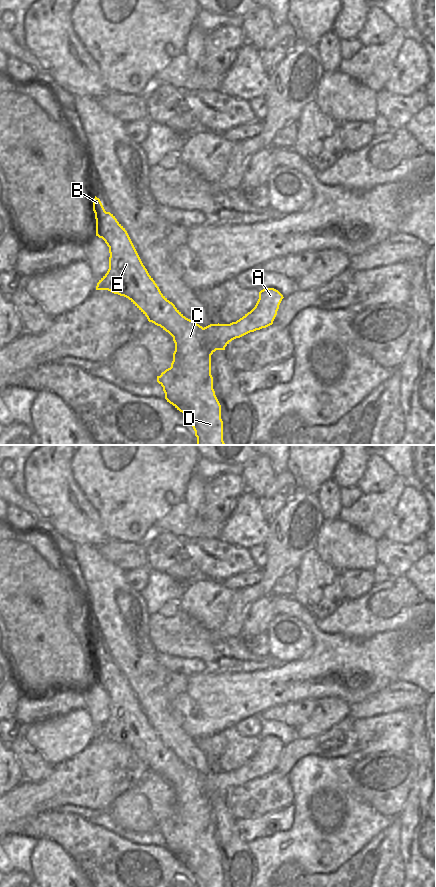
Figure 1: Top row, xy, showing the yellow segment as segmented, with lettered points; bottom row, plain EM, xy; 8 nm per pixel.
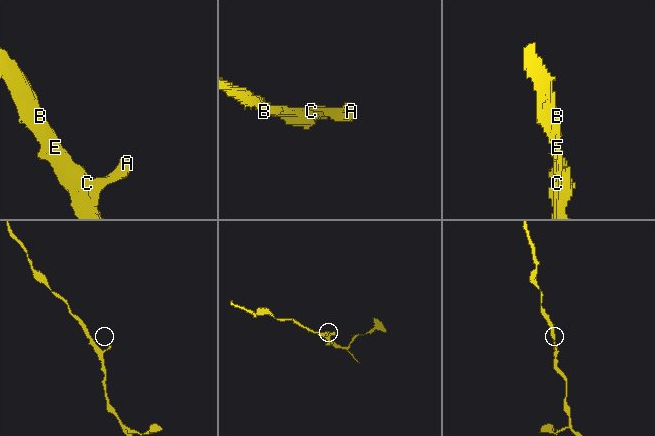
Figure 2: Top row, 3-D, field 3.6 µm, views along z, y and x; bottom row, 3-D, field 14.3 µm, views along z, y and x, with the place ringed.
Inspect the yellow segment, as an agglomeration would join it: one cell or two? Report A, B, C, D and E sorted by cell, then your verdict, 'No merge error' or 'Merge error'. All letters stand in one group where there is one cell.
Groups: A / B C D E. Merge error.

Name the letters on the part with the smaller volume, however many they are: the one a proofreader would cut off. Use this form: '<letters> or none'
A

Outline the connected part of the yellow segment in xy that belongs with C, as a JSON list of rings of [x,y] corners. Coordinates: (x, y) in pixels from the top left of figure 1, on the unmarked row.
[[[96,644],[93,648],[93,659],[96,667],[96,684],[105,689],[110,701],[109,717],[97,731],[96,738],[108,738],[114,742],[128,746],[147,765],[149,770],[160,774],[173,785],[175,799],[173,801],[171,815],[162,820],[160,824],[157,824],[157,830],[163,835],[165,847],[187,865],[195,879],[197,887],[223,887],[221,853],[213,837],[211,804],[201,791],[203,775],[186,766],[175,753],[161,741],[159,735],[143,713],[125,676],[117,669],[113,662],[105,659],[100,647]]]

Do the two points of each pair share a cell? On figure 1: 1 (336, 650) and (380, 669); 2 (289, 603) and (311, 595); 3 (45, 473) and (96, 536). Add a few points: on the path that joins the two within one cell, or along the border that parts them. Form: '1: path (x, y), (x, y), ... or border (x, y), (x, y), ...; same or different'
1: path (347, 661), (353, 667), (369, 667); same
2: border (292, 596), (310, 610); different
3: path (53, 489), (80, 520); same

